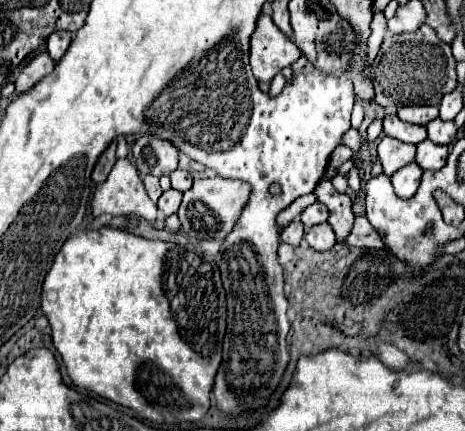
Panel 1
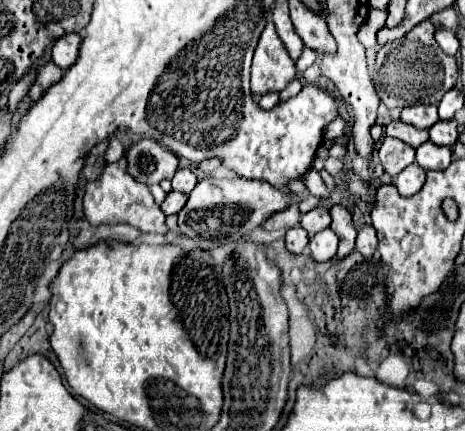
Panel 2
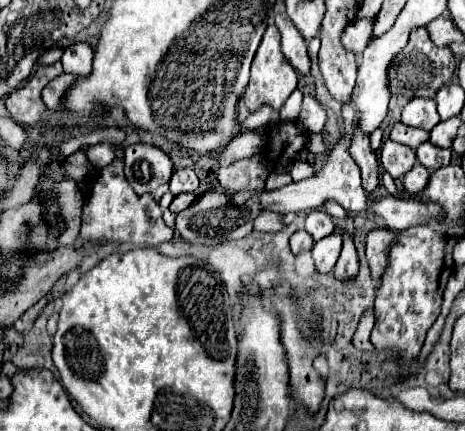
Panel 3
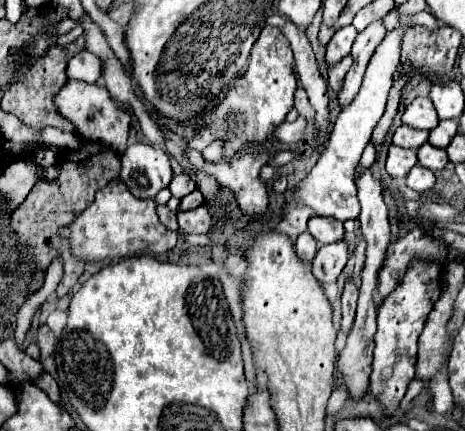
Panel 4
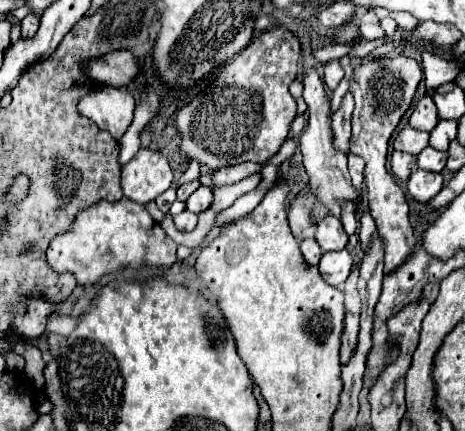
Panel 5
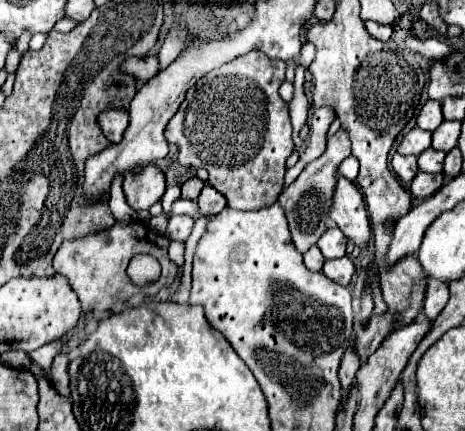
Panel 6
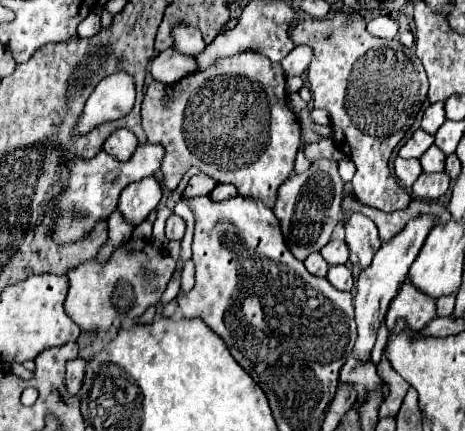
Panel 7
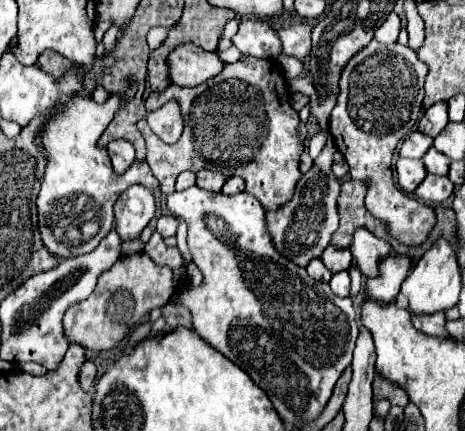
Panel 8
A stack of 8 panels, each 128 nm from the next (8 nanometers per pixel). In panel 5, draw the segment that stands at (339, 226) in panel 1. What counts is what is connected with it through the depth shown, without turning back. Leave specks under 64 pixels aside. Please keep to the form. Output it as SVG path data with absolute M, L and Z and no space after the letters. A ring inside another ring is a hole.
M346 314L346 326L344 326L344 334L342 334L342 350L340 350L340 360L342 364L346 364L346 360L352 358L354 350L358 344L358 316Z

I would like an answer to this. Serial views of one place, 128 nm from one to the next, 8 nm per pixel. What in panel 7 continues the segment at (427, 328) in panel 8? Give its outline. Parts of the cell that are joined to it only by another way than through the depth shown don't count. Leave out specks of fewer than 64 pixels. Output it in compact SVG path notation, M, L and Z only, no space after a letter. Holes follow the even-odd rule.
M406 279L404 288L400 288L396 300L392 300L392 308L388 310L388 330L394 328L398 318L404 318L408 326L418 332L426 328L432 318L436 318L436 302L428 300L428 296L420 296L420 292L416 292L416 288L412 288L412 284L408 284Z

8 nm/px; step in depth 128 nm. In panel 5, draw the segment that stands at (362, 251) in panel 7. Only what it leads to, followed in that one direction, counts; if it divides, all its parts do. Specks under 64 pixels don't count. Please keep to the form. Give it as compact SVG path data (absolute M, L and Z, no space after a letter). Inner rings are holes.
M316 70L308 72L304 76L304 100L308 104L308 124L306 124L306 130L304 134L300 136L298 140L298 146L302 150L302 156L304 156L304 168L310 176L310 186L314 188L316 192L316 198L328 208L328 212L336 218L340 218L340 204L342 202L352 202L354 208L358 210L358 200L360 200L360 194L358 190L352 186L350 182L350 174L348 174L348 168L346 168L346 154L344 152L336 152L334 146L332 146L332 128L330 128L330 104L328 104L328 96L326 96L326 88L324 88L324 82L322 78L318 76Z

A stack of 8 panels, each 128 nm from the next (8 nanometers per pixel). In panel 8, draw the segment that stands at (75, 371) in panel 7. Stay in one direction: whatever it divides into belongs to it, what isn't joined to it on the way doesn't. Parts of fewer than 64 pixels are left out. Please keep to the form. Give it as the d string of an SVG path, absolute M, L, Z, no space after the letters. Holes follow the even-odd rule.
M86 360L84 368L82 368L82 372L80 372L80 386L82 386L84 390L92 390L92 386L94 386L94 382L96 382L96 372L98 372L96 364L92 364L90 360Z

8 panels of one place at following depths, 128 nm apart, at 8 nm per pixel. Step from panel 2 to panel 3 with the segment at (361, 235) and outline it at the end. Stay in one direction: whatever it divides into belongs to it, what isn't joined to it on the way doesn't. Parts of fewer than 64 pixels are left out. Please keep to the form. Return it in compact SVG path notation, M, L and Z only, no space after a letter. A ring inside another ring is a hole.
M374 230L366 238L366 258L372 270L372 280L376 288L380 286L380 278L388 266L388 250L394 244L396 236L390 230Z

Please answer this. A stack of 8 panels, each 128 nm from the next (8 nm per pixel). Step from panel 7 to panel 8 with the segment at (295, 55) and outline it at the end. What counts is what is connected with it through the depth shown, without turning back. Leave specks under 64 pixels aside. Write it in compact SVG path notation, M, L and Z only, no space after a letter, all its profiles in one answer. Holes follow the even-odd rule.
M278 56L276 62L280 64L284 76L290 80L290 78L296 78L300 72L302 72L302 60L296 60L296 58L288 58L288 56Z

